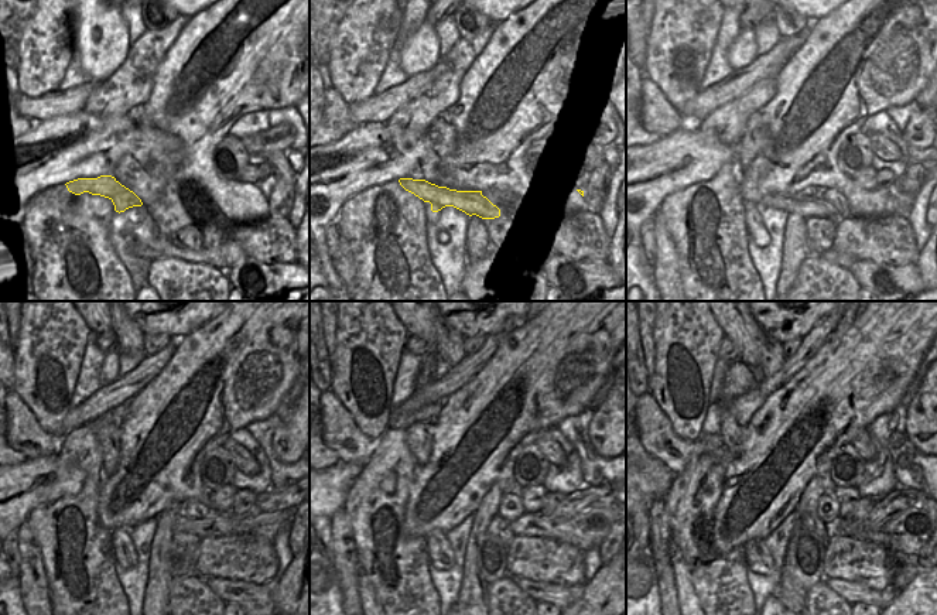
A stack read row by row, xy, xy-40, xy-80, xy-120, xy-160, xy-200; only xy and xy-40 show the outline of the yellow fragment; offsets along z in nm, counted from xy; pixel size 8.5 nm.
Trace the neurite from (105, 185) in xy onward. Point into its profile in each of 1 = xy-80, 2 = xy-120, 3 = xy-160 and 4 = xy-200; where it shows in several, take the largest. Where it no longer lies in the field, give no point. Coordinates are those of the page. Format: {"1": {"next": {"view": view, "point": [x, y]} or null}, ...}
{"1": {"next": {"view": "xy-80", "point": [803, 204]}}, "2": {"next": {"view": "xy-120", "point": [267, 525]}}, "3": {"next": {"view": "xy-160", "point": [587, 530]}}, "4": {"next": {"view": "xy-200", "point": [908, 532]}}}

